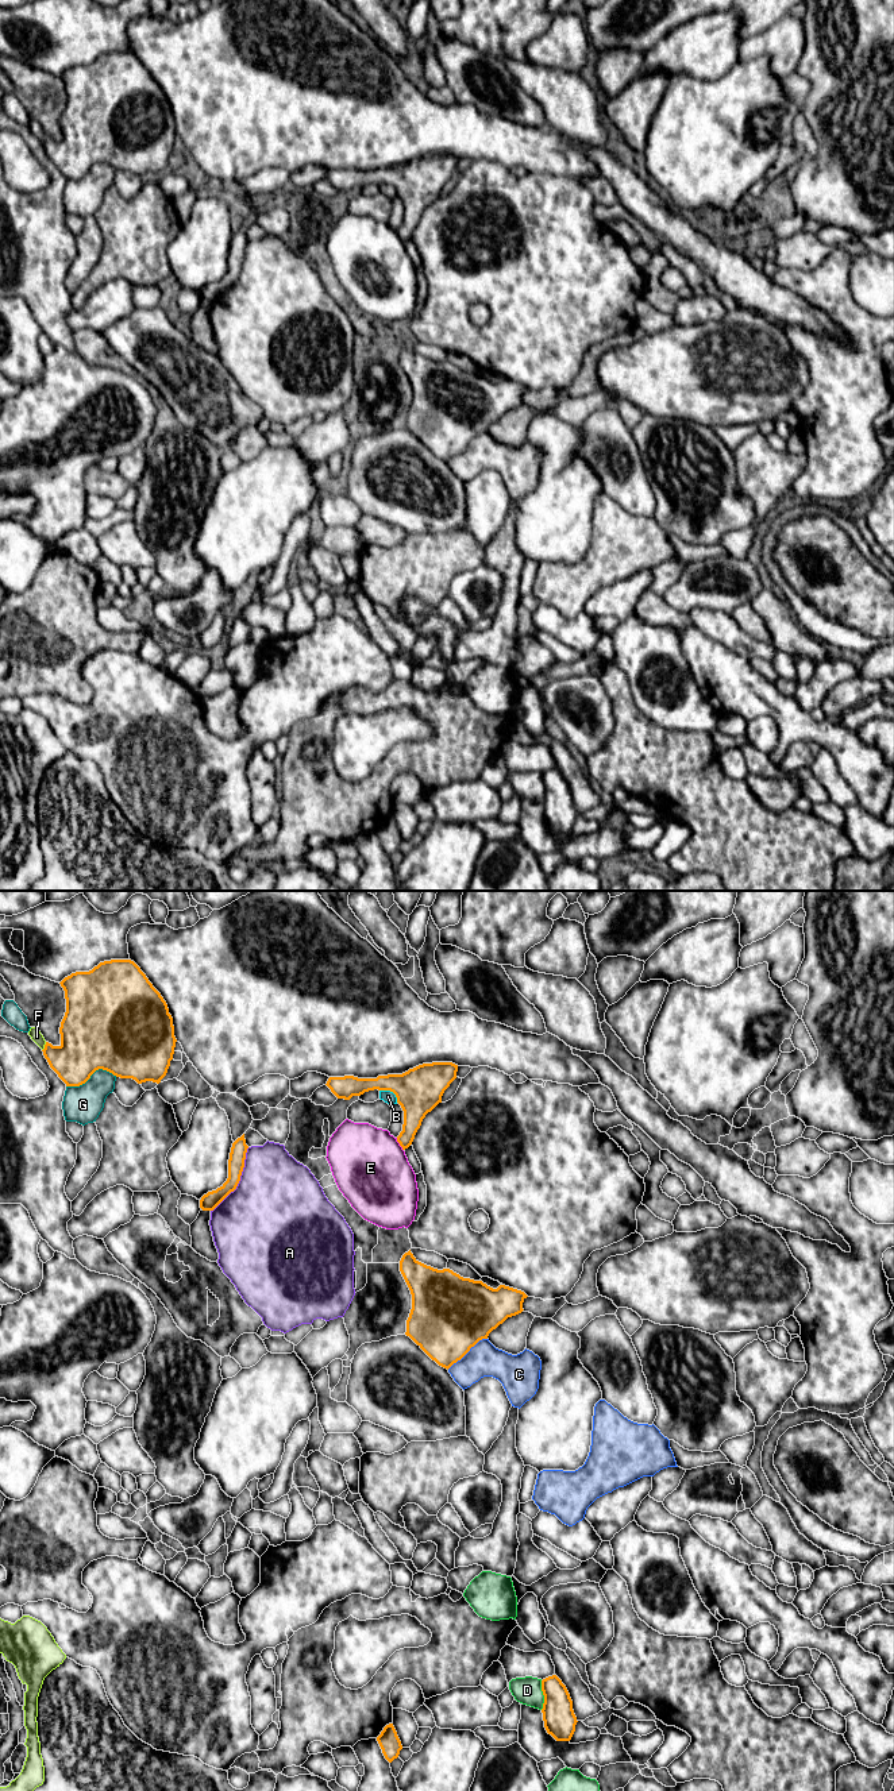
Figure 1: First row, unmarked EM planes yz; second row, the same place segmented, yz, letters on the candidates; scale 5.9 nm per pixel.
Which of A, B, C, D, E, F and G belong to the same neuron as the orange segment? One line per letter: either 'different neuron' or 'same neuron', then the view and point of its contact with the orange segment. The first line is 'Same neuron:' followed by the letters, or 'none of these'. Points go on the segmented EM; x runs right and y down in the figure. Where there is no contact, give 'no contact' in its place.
Same neuron: C
A: different neuron; contact yz (239, 1180)
B: different neuron; contact yz (390, 1091)
C: same neuron; contact yz (466, 1353)
D: different neuron; contact yz (543, 1694)
E: different neuron; contact yz (400, 1145)
F: different neuron; contact yz (45, 1046)
G: different neuron; contact yz (91, 1075)

